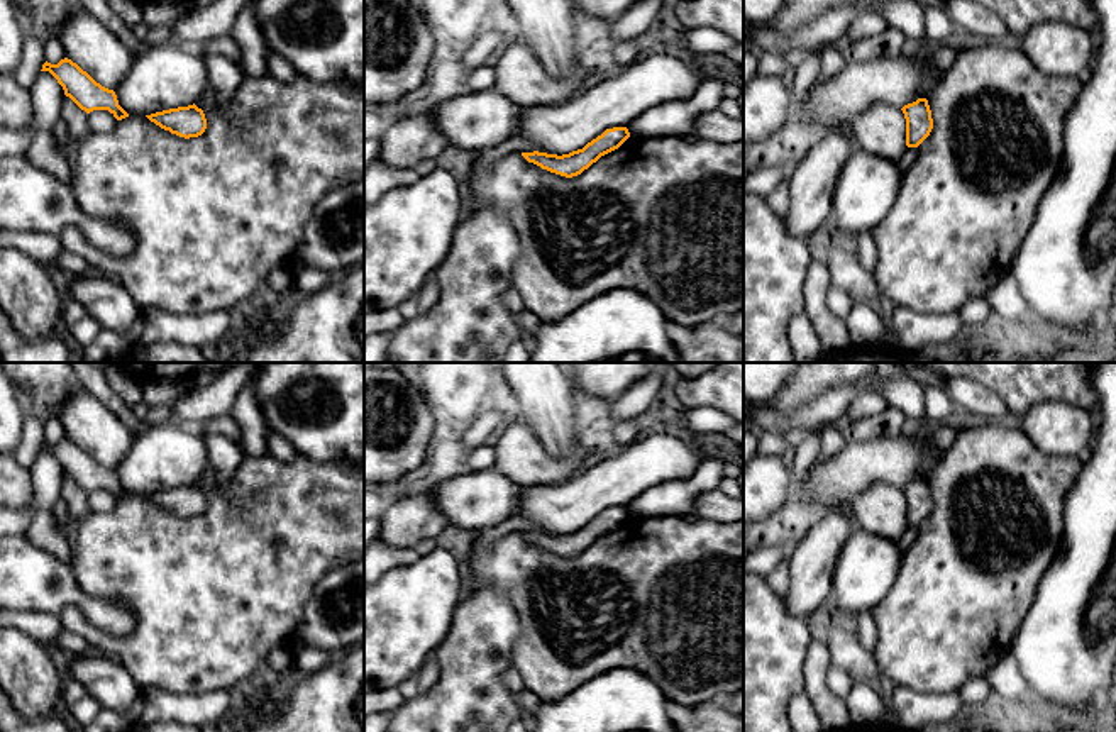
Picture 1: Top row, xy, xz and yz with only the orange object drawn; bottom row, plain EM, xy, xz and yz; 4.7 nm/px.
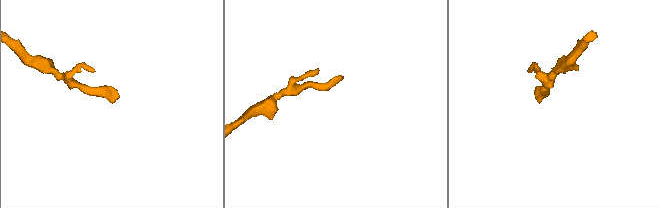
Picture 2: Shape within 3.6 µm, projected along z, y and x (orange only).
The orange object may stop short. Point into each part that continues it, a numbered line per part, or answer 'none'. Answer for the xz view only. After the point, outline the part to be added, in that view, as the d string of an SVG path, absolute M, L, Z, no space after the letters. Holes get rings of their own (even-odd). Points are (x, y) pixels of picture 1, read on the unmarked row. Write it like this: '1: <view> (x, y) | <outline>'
none

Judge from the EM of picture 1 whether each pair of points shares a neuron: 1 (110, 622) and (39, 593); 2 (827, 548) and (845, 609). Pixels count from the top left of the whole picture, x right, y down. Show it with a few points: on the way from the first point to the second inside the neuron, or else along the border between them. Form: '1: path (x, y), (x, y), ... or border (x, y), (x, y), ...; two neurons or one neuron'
1: path (93, 609), (71, 593), (56, 593); one neuron
2: border (849, 534), (832, 576), (830, 602); two neurons

